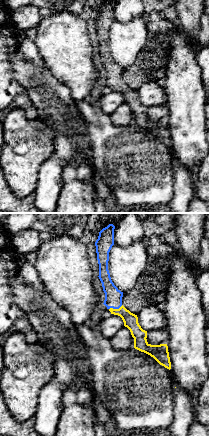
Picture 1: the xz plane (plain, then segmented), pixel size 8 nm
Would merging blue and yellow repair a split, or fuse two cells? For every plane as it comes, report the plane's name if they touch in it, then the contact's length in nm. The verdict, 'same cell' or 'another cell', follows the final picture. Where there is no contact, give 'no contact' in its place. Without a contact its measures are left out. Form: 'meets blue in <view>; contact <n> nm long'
meets blue in xz; contact 120 nm long

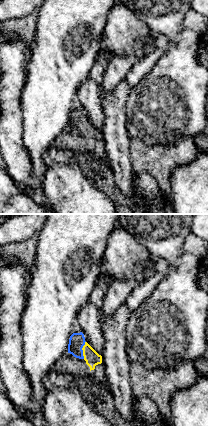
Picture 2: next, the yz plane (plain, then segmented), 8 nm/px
meets blue in yz; contact 140 nm long

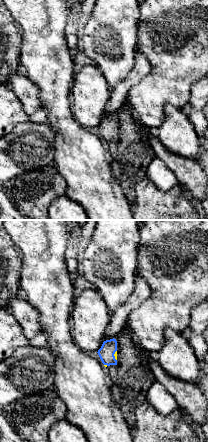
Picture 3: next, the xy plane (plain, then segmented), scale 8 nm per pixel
meets blue in xy; contact 90 nm long

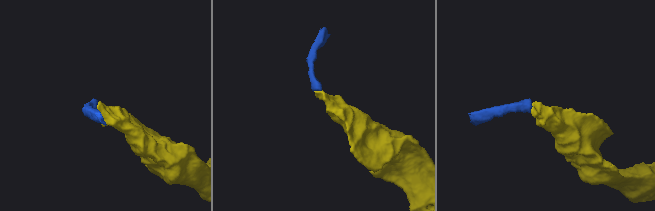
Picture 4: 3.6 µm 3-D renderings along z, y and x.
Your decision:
same cell

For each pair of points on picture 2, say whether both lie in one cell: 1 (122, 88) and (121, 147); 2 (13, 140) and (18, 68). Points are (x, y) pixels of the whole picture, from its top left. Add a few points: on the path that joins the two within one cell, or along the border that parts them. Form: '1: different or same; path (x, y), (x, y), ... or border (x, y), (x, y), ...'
1: same; path (116, 103), (116, 132)
2: same; path (10, 122), (10, 86)

